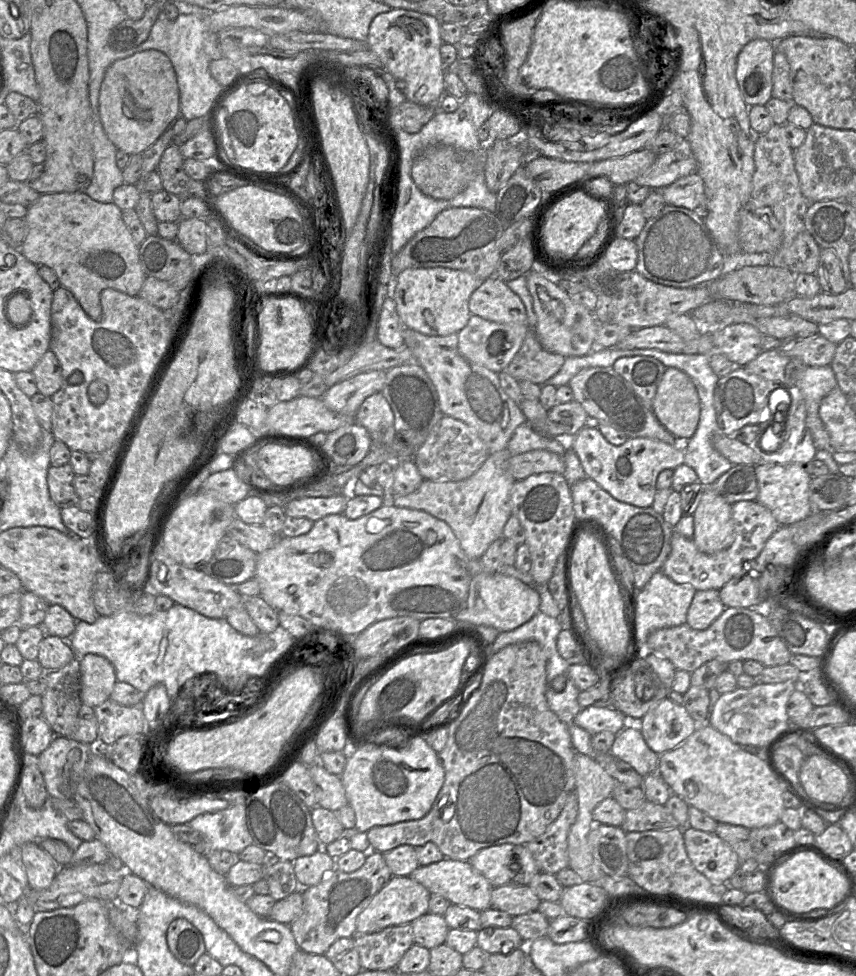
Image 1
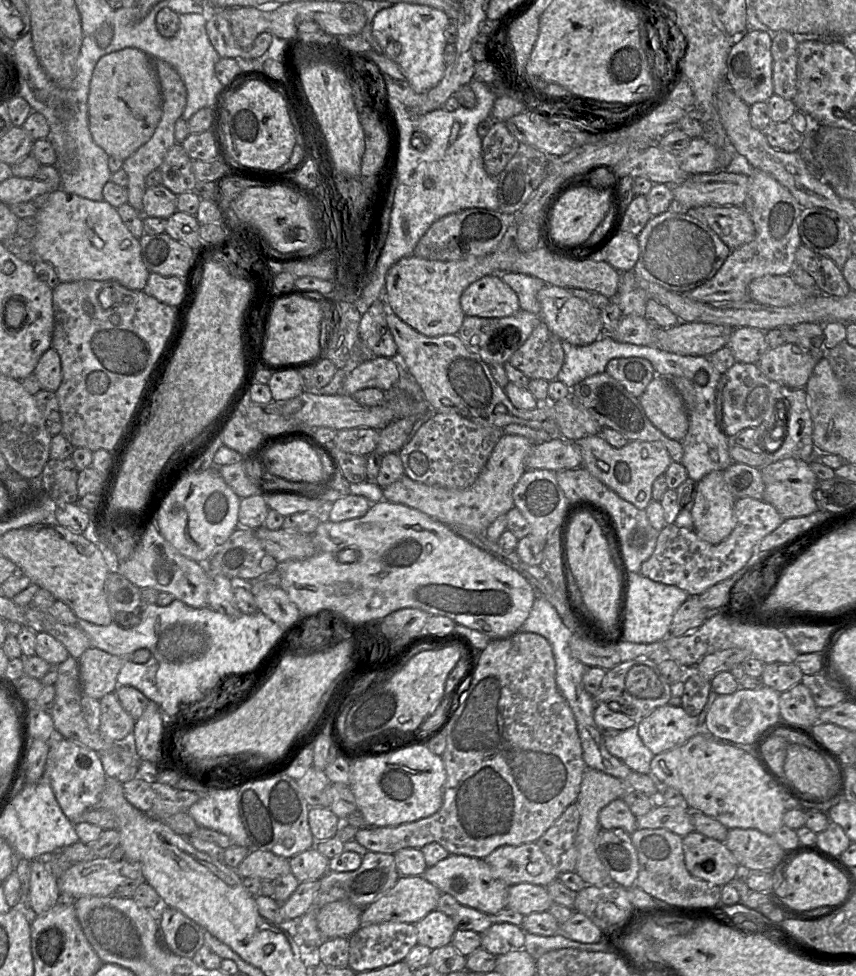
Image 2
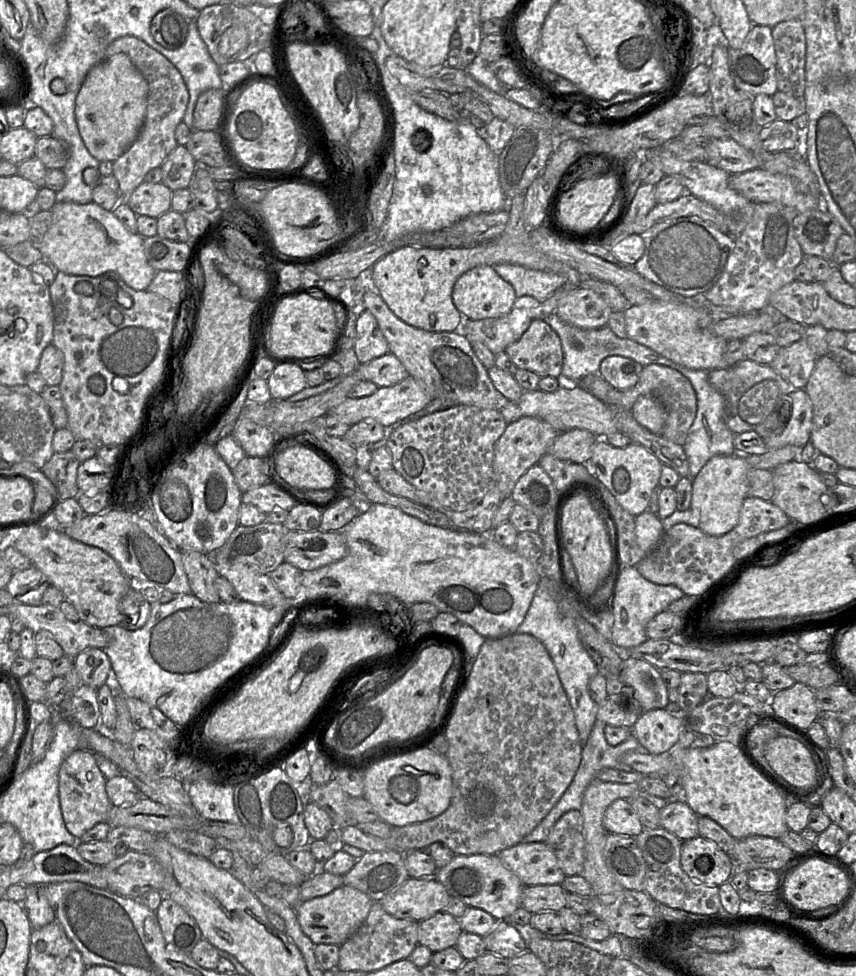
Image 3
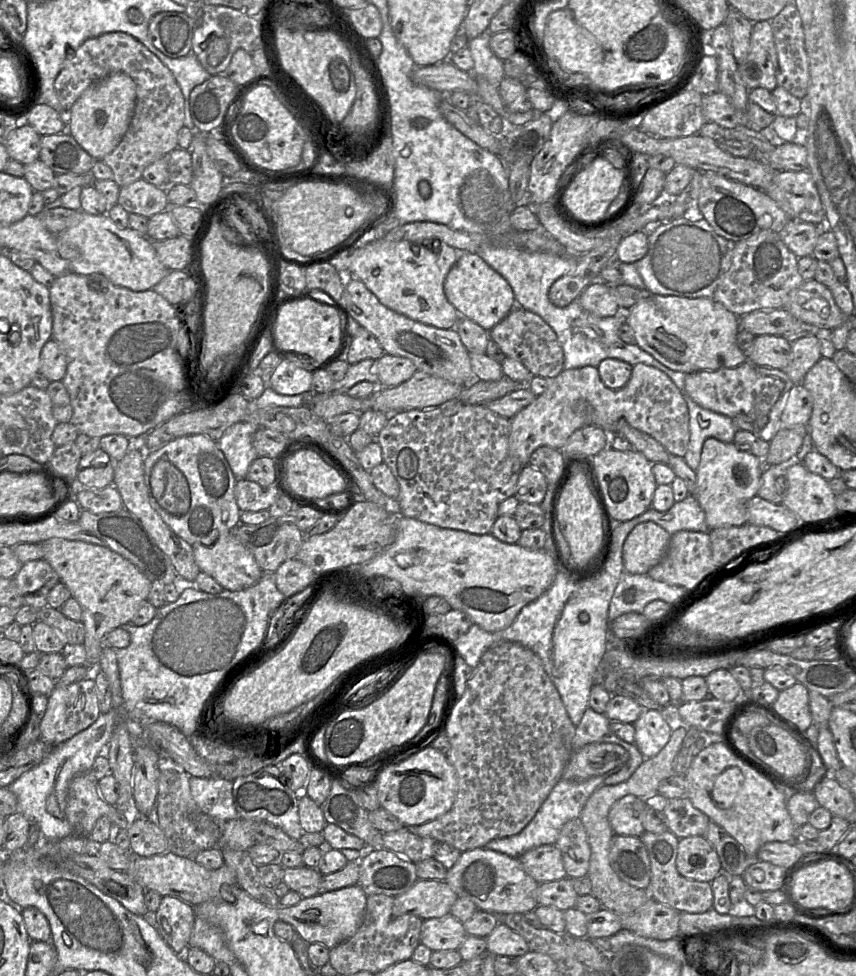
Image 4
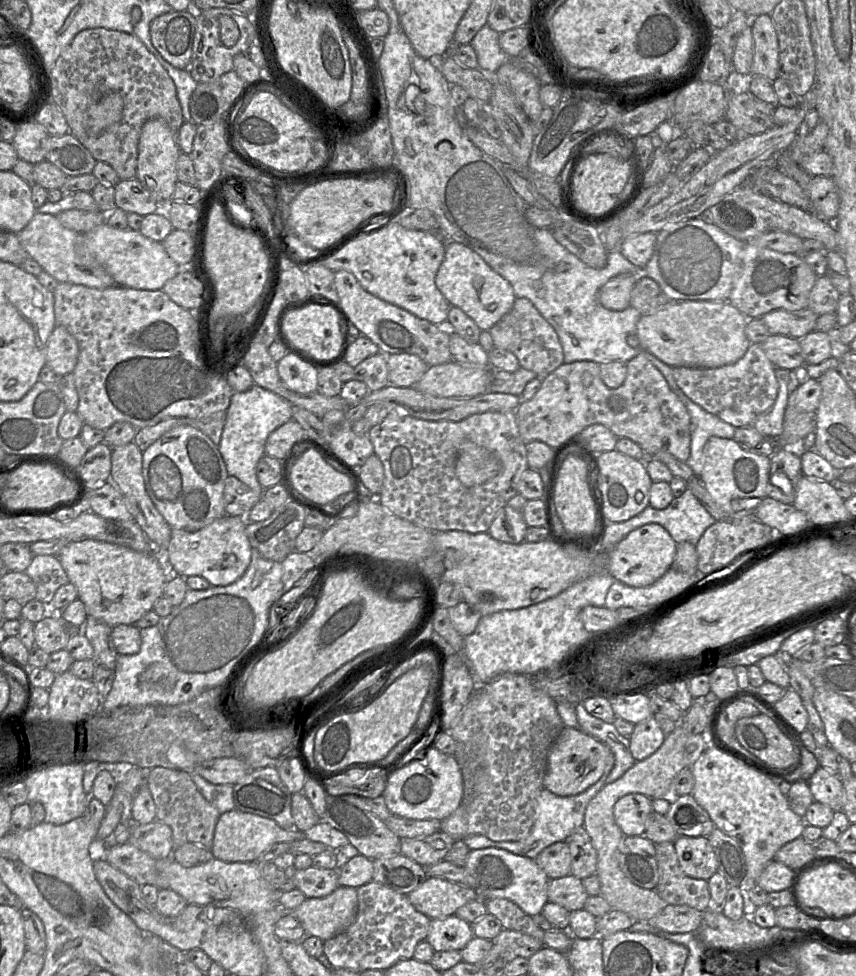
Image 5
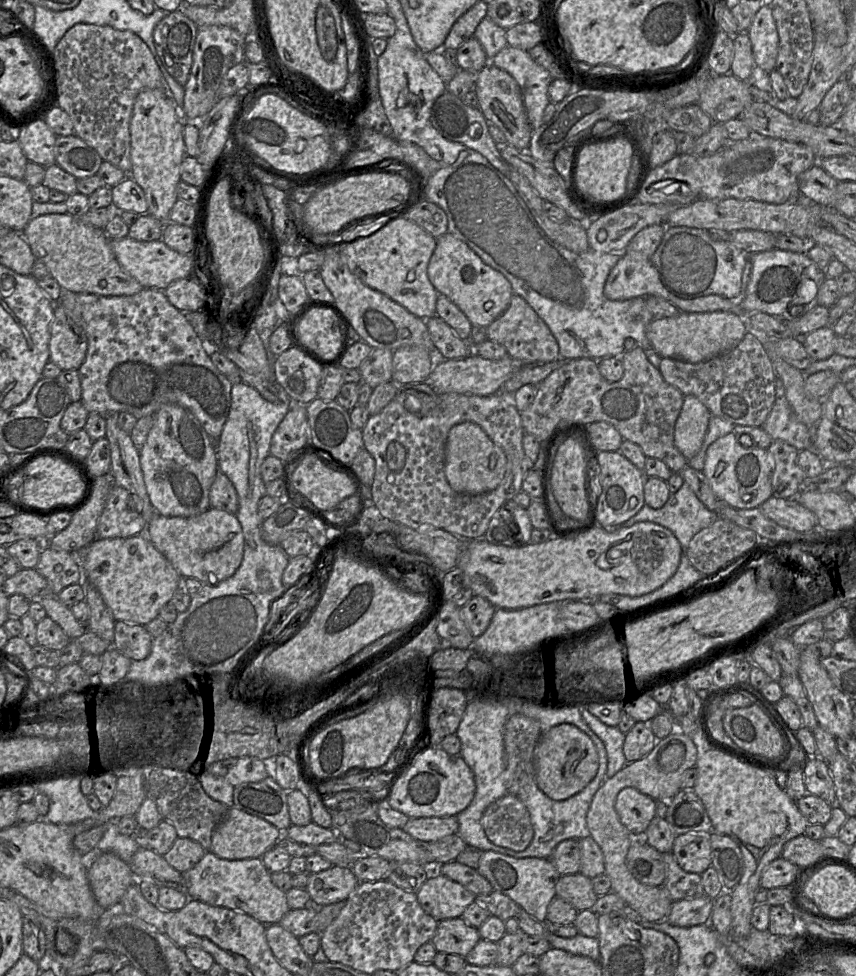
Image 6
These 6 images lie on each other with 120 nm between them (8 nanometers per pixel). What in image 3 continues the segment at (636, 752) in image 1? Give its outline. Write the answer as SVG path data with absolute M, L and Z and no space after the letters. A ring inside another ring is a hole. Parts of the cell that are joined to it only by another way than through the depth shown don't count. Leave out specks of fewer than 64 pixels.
M598 719L596 720L588 740L583 745L581 763L573 778L573 781L564 792L558 803L552 808L541 823L523 839L523 842L545 842L552 827L565 813L570 810L581 810L584 792L594 779L598 779L602 782L615 782L621 784L629 784L634 781L634 779L613 779L622 778L622 776L612 774L612 771L605 773L601 772L603 769L608 768L623 770L626 772L635 771L621 762L621 756L628 751L641 750L641 745L634 734L631 734L626 741L617 746L609 745L605 737L606 725L607 724L605 722Z

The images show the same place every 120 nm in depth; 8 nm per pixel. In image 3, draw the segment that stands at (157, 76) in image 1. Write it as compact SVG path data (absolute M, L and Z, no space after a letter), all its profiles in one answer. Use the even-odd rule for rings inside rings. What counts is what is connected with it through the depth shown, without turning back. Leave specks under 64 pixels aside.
M124 53L105 58L88 72L75 101L75 118L81 138L89 153L99 162L114 162L137 139L146 117L148 82Z

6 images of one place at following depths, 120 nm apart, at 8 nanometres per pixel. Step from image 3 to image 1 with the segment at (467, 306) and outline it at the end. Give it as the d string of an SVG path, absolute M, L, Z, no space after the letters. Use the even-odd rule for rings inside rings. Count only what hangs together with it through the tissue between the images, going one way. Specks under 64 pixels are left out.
M496 276L486 279L471 294L468 305L471 314L492 322L527 324L521 298Z

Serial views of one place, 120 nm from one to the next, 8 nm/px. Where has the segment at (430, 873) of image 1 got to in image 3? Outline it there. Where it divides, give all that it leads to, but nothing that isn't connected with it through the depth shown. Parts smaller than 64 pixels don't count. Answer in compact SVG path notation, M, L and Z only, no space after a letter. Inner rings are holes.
M456 855L449 864L439 868L434 877L451 897L458 898L468 907L484 910L497 921L508 920L521 907L520 898L524 886L498 855Z

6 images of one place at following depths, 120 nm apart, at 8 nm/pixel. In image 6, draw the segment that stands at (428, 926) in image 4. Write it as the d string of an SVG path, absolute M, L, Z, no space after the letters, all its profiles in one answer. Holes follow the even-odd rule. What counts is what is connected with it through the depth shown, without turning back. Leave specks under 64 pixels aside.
M459 917L439 921L431 941L437 952L456 954L465 958L480 939L478 928Z

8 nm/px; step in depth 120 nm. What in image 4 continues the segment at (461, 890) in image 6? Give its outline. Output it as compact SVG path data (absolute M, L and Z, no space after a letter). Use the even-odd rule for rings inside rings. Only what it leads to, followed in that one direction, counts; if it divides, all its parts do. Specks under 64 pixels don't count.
M418 879L405 893L394 897L393 914L411 914L422 920L450 914L458 895L445 880Z

